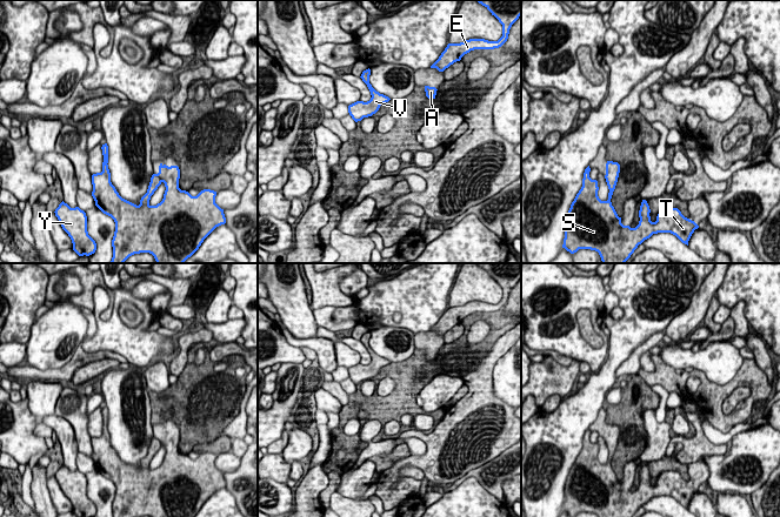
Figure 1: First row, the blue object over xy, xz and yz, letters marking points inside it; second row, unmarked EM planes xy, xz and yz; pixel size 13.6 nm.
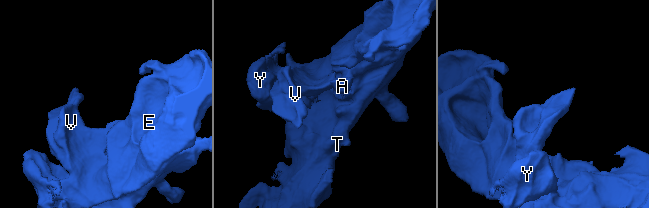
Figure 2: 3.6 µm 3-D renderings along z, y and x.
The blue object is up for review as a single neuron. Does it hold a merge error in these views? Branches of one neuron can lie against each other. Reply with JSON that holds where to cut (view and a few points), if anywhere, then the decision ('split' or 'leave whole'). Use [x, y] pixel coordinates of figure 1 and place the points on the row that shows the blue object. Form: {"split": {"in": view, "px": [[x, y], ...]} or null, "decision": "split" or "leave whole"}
{"split": null, "decision": "leave whole"}

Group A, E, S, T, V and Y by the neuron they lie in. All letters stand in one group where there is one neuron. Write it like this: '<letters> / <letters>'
A E S T V Y

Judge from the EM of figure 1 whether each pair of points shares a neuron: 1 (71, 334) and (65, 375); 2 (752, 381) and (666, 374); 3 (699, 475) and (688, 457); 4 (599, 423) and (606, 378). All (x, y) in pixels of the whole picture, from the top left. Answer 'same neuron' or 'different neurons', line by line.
1: different neurons
2: same neuron
3: same neuron
4: different neurons

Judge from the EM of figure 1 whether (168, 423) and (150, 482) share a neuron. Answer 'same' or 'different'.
same

